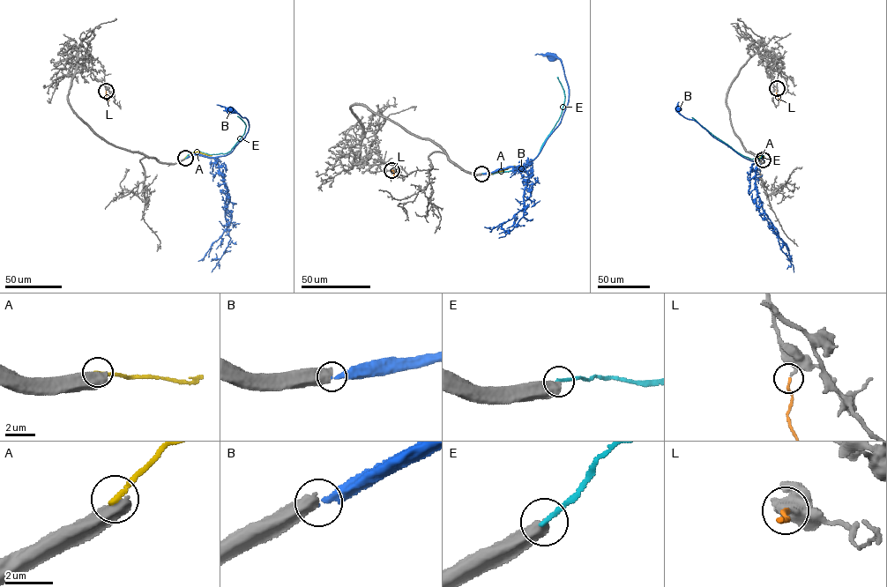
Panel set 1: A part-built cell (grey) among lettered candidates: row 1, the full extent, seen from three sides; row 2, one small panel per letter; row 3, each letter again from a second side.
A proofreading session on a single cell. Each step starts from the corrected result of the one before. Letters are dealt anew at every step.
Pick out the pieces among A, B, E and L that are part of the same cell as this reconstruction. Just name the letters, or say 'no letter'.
L

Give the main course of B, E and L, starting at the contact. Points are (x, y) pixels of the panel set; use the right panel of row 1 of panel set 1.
B: (764, 159), (762, 158), (756, 161), (757, 195), (763, 211), (773, 226), (780, 248), (793, 265), (793, 272)
E: (763, 159), (763, 155), (758, 159), (742, 155), (691, 117)
L: (777, 89), (775, 95), (780, 100)

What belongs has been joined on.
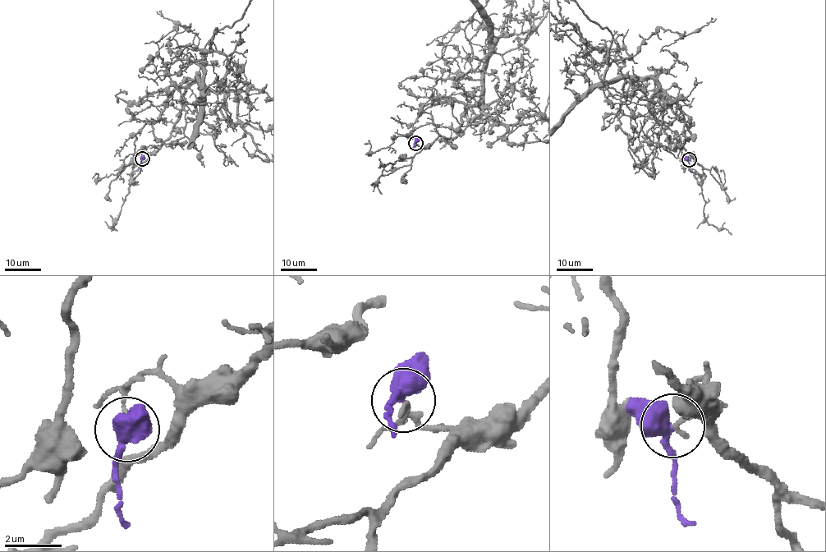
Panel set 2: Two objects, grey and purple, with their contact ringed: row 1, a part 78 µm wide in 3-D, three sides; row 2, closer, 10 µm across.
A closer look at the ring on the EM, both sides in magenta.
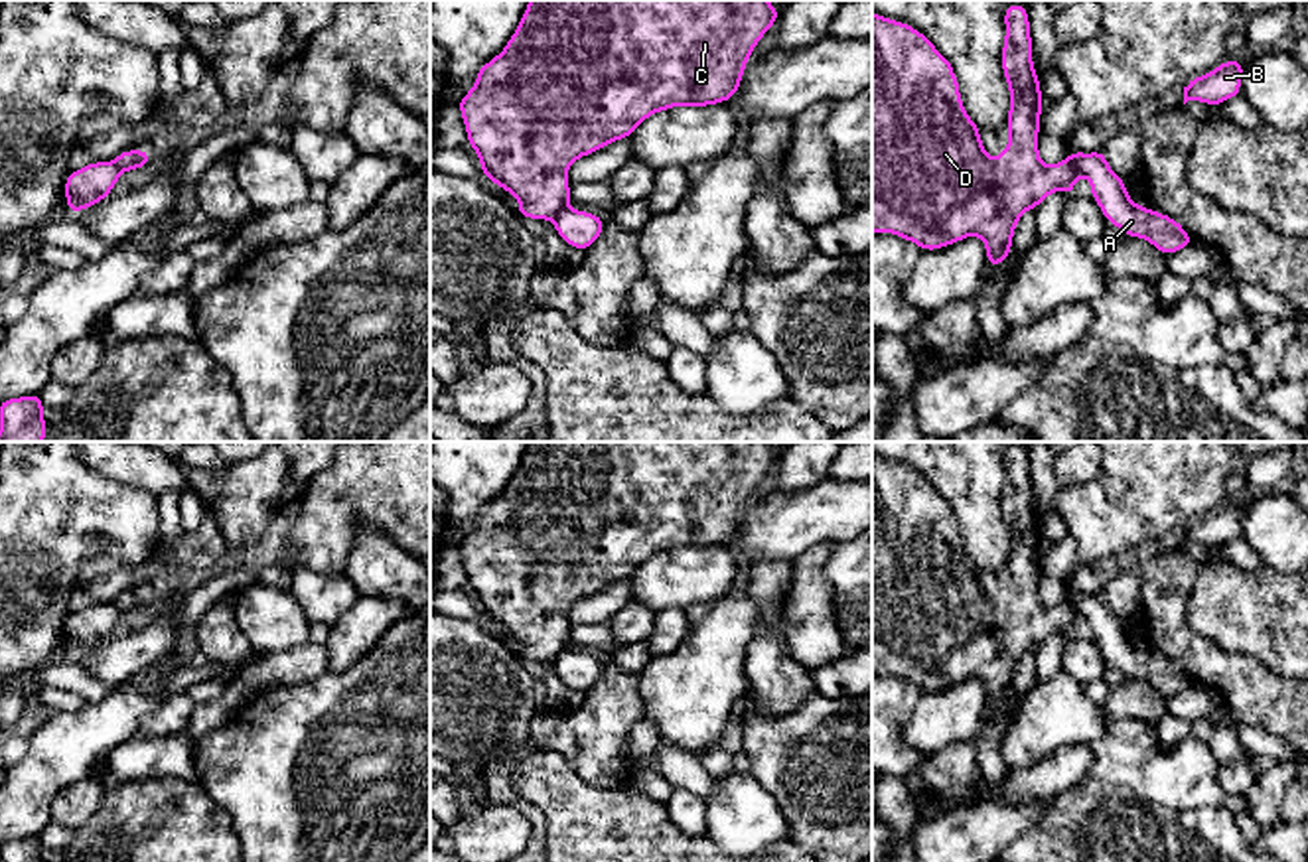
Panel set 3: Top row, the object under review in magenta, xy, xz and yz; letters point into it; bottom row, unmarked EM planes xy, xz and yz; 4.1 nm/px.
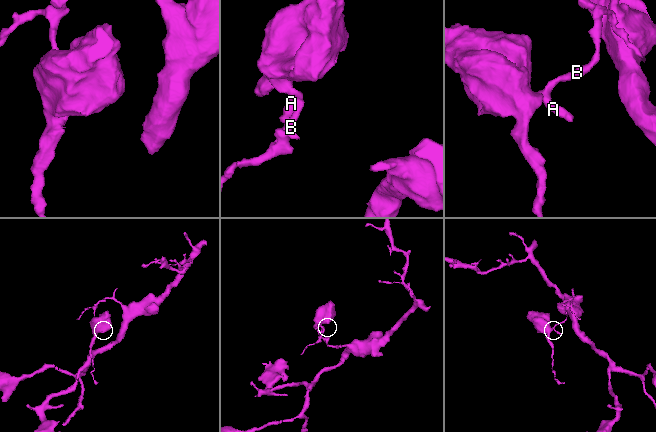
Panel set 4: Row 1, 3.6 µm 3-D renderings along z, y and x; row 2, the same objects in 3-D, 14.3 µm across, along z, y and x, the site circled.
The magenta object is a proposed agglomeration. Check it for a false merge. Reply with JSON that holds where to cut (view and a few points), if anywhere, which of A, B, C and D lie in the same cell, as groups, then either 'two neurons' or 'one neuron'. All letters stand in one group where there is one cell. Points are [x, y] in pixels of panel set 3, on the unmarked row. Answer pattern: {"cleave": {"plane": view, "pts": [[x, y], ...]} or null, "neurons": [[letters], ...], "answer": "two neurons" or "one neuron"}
{"cleave": {"plane": "yz", "pts": [[1068, 598], [1082, 614]]}, "neurons": [["A", "B"], ["C", "D"]], "answer": "two neurons"}

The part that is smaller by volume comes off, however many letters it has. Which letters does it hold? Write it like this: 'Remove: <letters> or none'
Remove: C, D

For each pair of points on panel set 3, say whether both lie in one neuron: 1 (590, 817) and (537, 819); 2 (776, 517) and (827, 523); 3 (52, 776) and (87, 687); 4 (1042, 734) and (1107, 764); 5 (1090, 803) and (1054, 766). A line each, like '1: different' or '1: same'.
1: different
2: same
3: different
4: different
5: different

